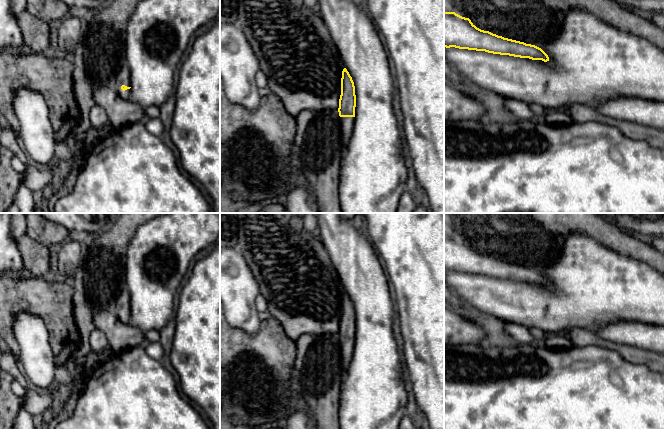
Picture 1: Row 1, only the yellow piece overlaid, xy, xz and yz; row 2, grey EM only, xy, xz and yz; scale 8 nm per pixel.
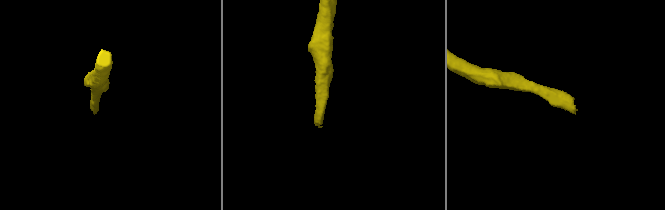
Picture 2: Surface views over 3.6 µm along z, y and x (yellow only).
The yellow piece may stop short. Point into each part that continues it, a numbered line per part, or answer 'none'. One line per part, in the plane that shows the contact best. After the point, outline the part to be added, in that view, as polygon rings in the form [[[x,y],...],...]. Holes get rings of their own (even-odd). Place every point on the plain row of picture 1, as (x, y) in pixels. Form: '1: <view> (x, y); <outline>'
1: xy (123, 301); [[[124,288],[116,299],[116,314],[118,318],[124,323],[128,324],[131,311],[131,299],[130,294],[126,288]]]

